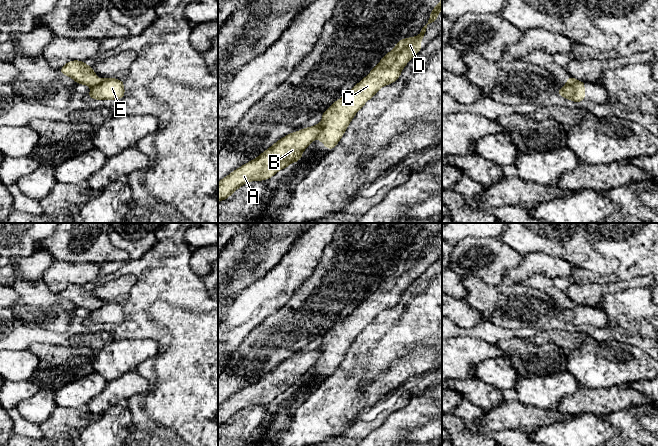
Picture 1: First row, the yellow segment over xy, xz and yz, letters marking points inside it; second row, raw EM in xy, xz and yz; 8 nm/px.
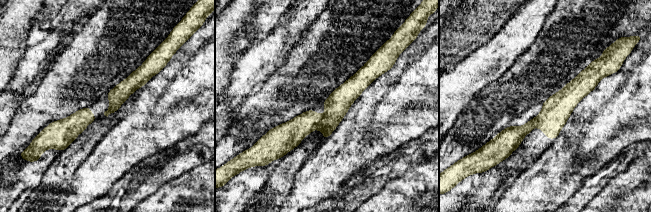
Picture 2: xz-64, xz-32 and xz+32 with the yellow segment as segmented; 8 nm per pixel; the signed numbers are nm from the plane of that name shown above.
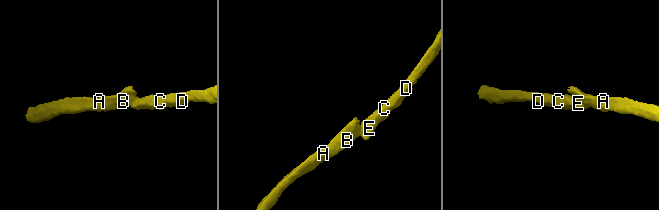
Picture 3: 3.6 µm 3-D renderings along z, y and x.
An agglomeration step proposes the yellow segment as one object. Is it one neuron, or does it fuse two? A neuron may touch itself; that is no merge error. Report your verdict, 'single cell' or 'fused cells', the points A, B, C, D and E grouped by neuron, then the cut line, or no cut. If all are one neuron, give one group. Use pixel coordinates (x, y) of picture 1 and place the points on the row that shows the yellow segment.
fused cells; A B / C D E; cut in xz along (320, 123), (320, 131), (316, 137)

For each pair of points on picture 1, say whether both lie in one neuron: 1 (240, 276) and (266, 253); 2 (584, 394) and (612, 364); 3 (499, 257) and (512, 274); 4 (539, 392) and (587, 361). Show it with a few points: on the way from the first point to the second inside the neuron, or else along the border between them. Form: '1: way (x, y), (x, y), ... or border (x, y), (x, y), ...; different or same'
1: way (246, 272), (260, 258); same
2: border (581, 385), (587, 388), (610, 388), (613, 386); different
3: border (522, 254), (522, 260), (506, 271), (506, 279); different
4: border (567, 371), (581, 385); different

